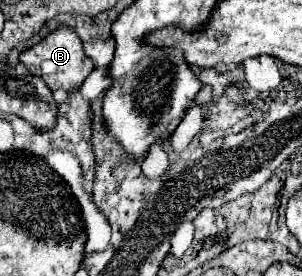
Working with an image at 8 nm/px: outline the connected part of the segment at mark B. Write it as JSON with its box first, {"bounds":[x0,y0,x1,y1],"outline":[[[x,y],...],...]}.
{"bounds":[20,25,94,91],"outline":[[[58,25],[52,33],[48,33],[40,43],[28,47],[26,51],[20,53],[20,61],[26,65],[26,69],[32,75],[38,75],[46,81],[46,85],[54,91],[54,89],[64,89],[64,91],[72,91],[72,89],[80,89],[80,85],[84,83],[84,79],[92,73],[94,63],[92,59],[86,57],[82,43],[78,39],[78,35],[68,27],[68,25]]]}

